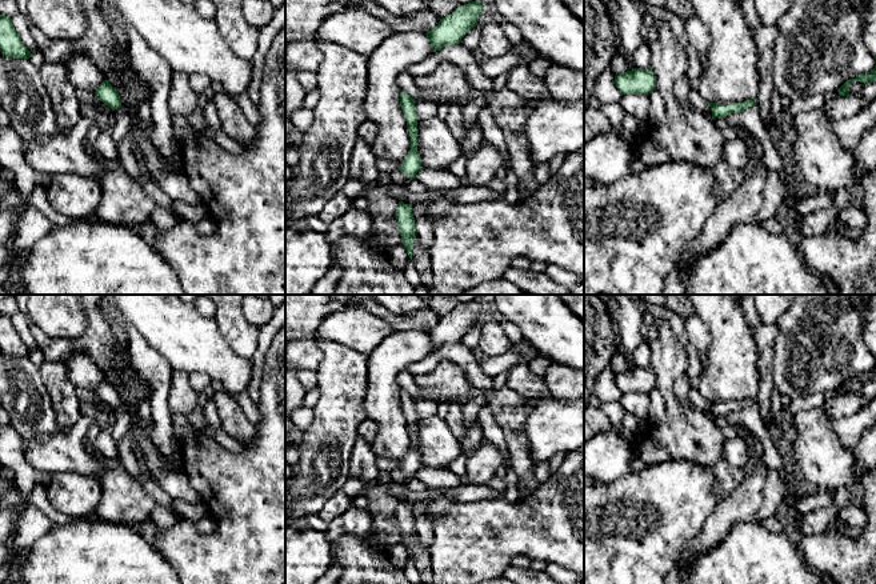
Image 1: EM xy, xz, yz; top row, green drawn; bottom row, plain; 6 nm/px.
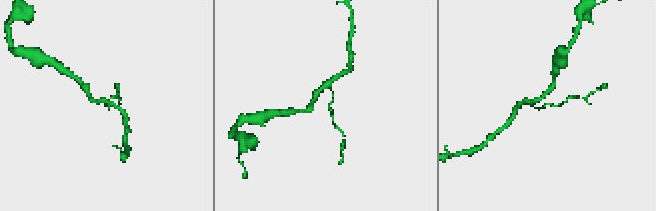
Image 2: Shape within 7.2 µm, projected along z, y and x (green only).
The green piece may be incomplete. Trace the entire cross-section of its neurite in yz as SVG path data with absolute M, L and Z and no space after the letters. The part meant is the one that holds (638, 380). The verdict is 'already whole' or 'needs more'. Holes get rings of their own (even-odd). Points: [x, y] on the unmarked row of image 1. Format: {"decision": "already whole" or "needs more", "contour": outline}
{"decision": "already whole", "contour": "M649 367L619 372L615 375L615 383L621 393L648 393L656 388L656 377Z"}

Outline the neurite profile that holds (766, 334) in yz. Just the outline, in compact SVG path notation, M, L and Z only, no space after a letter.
M760 323L755 331L757 341L757 371L760 375L760 385L757 392L757 404L760 416L767 429L773 429L769 421L771 396L772 396L772 361L773 361L773 344L777 335L777 325Z

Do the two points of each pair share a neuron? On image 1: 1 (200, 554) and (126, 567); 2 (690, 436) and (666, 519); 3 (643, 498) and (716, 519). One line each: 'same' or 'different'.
1: different
2: different
3: different

